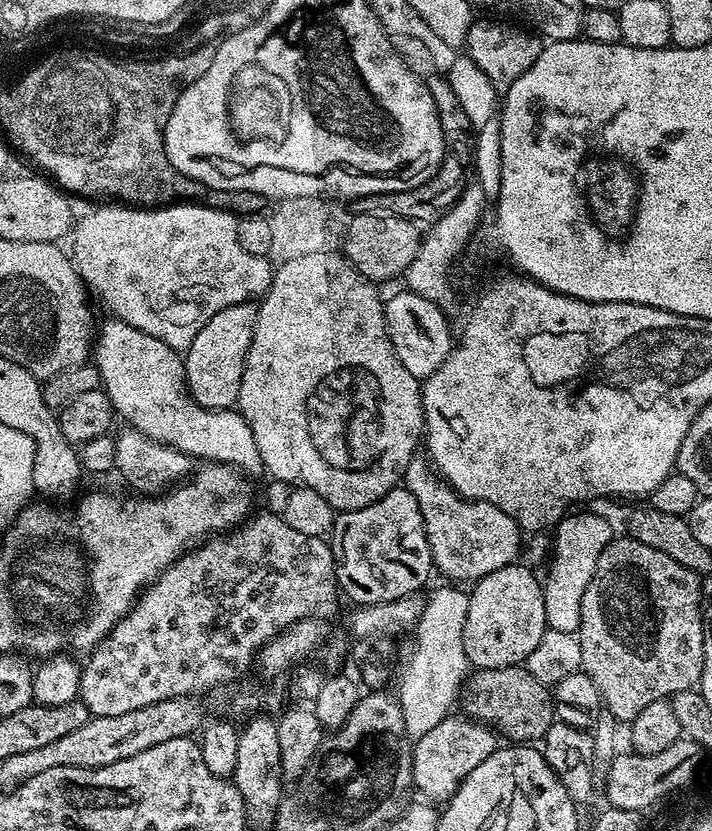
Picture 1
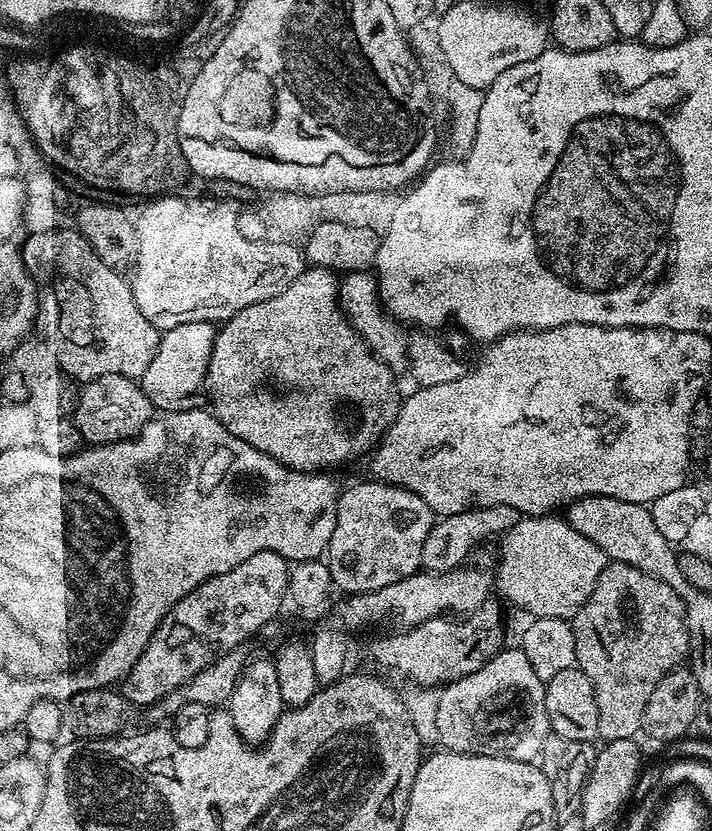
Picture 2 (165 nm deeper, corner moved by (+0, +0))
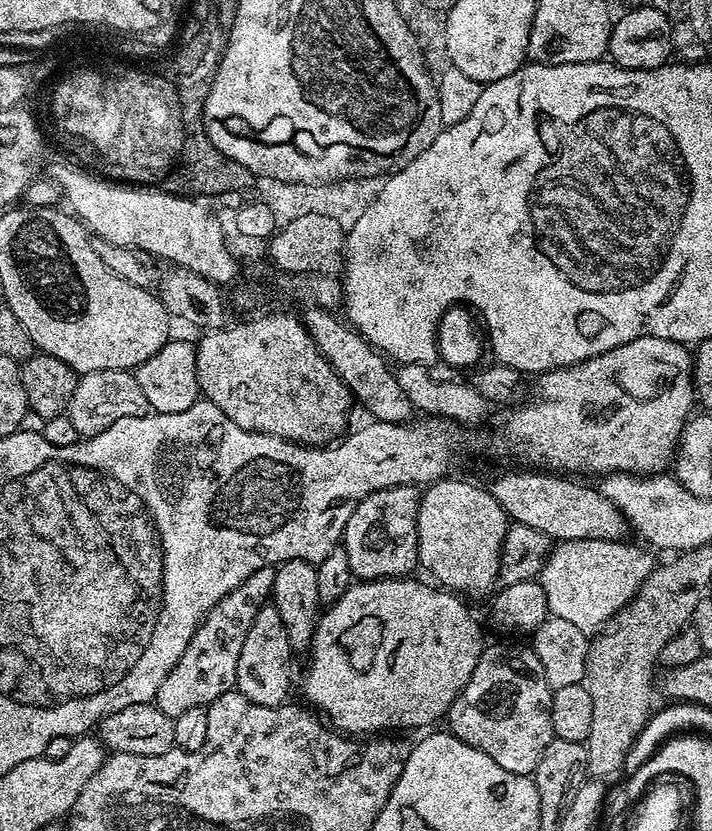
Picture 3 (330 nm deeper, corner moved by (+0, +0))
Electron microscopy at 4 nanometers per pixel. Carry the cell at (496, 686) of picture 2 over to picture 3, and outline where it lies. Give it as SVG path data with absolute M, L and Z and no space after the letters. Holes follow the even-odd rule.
M489 643L484 651L480 653L478 666L474 666L474 674L470 678L470 682L466 682L466 686L460 691L458 698L448 707L446 724L449 724L447 727L450 729L451 735L457 736L474 750L486 754L486 758L494 758L494 762L498 762L498 766L502 766L502 770L510 770L519 776L531 776L538 766L538 758L542 758L542 750L546 750L546 746L554 739L551 724L552 693L553 689L548 687L546 678L542 674L542 662L538 662L538 658L533 654L531 647L515 648L512 644Z

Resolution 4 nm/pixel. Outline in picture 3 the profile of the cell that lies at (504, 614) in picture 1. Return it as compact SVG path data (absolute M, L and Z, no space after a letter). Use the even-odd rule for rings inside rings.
M393 578L354 582L346 590L346 594L342 594L342 598L338 598L335 604L321 611L320 620L316 624L316 633L310 645L310 655L307 657L309 658L308 673L304 676L305 698L303 699L313 709L323 713L331 727L345 734L380 734L385 730L400 730L396 728L424 728L427 724L434 723L435 720L443 721L447 717L448 707L458 698L466 682L470 682L474 674L474 666L478 666L478 658L486 644L485 641L480 641L480 624L472 617L471 610L460 601L463 599L451 591L437 590L431 583L428 583L429 585L419 584L418 581L412 579Z

